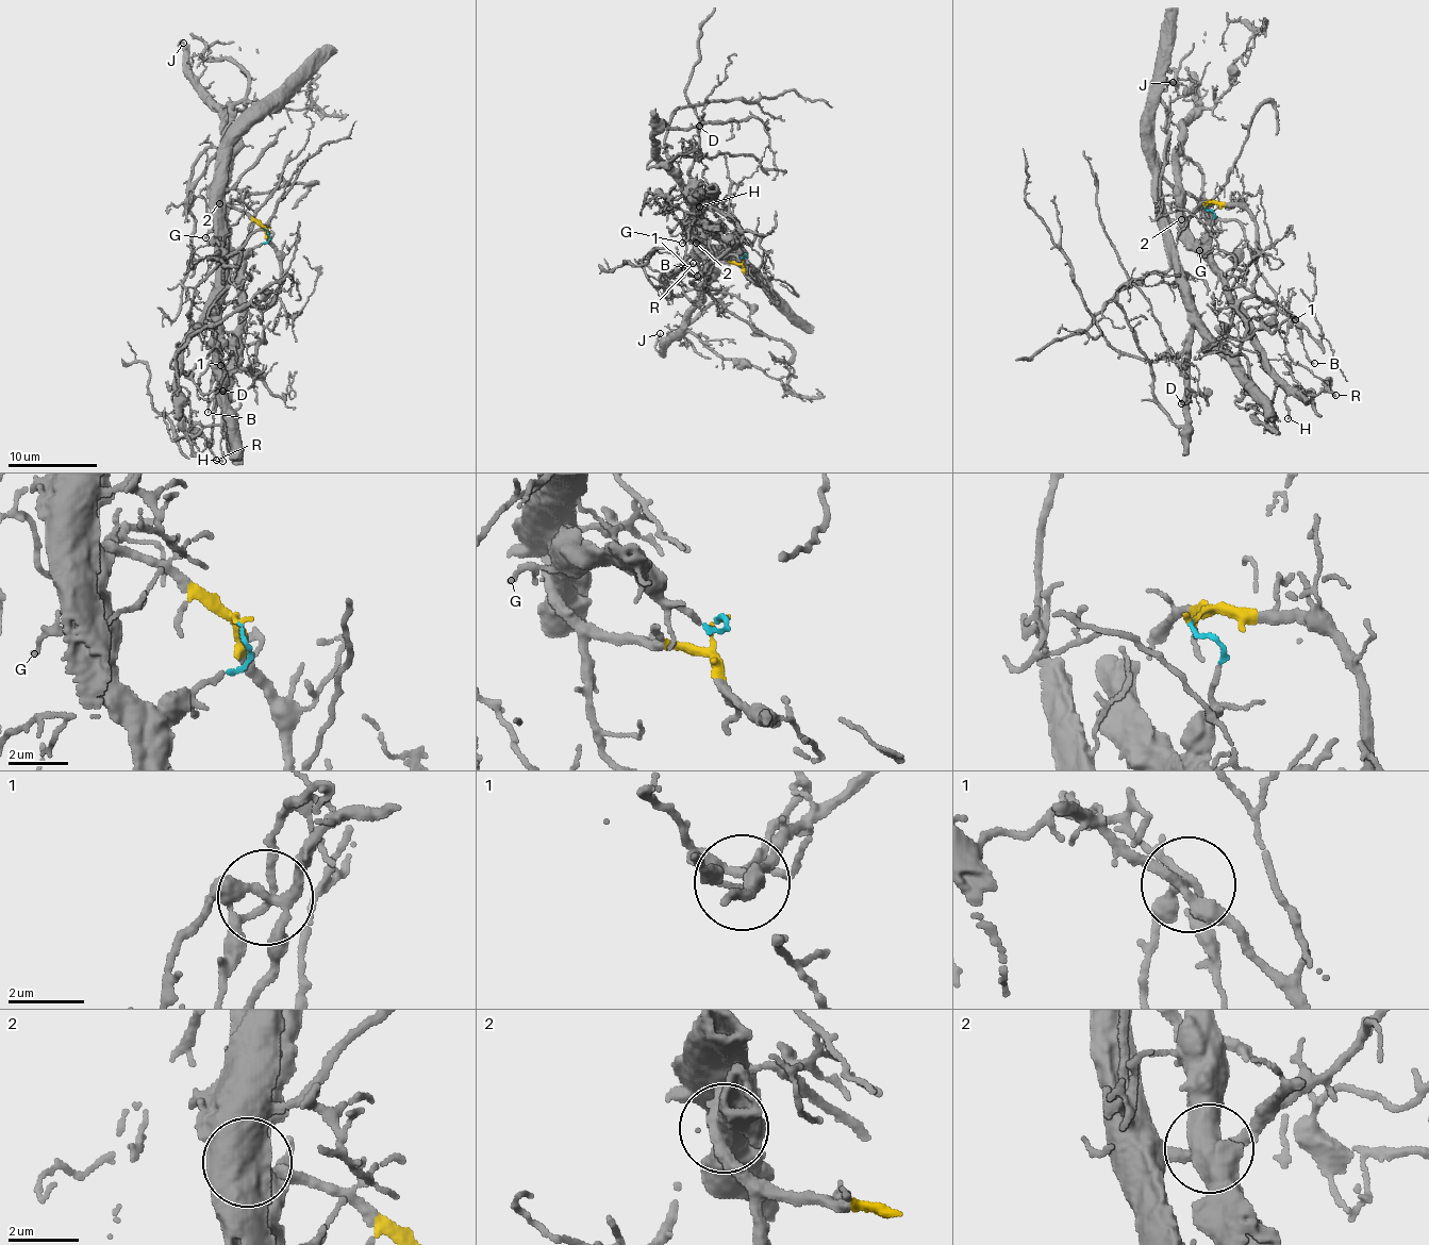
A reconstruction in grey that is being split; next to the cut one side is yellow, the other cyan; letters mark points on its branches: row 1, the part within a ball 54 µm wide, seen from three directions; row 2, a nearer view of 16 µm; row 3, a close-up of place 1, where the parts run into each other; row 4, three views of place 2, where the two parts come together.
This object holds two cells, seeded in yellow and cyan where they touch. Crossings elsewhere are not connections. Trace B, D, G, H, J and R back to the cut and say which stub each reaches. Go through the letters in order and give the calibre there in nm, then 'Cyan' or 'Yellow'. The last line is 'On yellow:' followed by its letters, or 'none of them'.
B: Thickness 120 nm. Cyan
D: Thickness 140 nm. Yellow
G: Thickness 120 nm. Cyan
H: Thickness 110 nm. Cyan
J: Thickness 160 nm. Cyan
R: Thickness 150 nm. Cyan
On yellow: D

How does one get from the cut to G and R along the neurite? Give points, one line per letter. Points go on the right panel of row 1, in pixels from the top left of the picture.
G: (1206, 205), (1214, 215), (1212, 231), (1203, 247), (1194, 242), (1199, 251)
R: (1206, 205), (1214, 215), (1214, 269), (1222, 275), (1228, 301), (1240, 314), (1259, 360), (1293, 392), (1335, 395)

